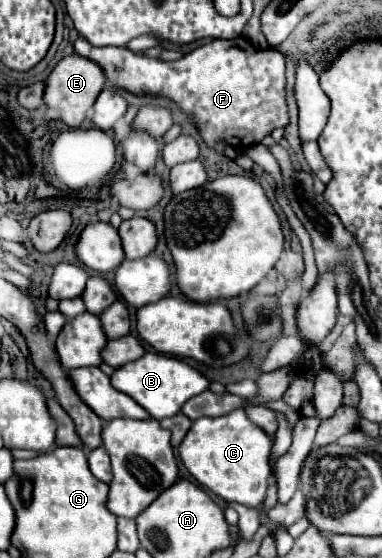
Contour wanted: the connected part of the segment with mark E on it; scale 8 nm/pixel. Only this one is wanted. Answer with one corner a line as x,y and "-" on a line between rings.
72,54
72,56
62,58
50,72
46,80
46,90
44,90
44,102
46,106
60,110
60,120
64,124
80,126
82,120
86,118
86,112
94,106
98,94
104,90
106,84
108,84
106,74
96,62
82,58
78,54

